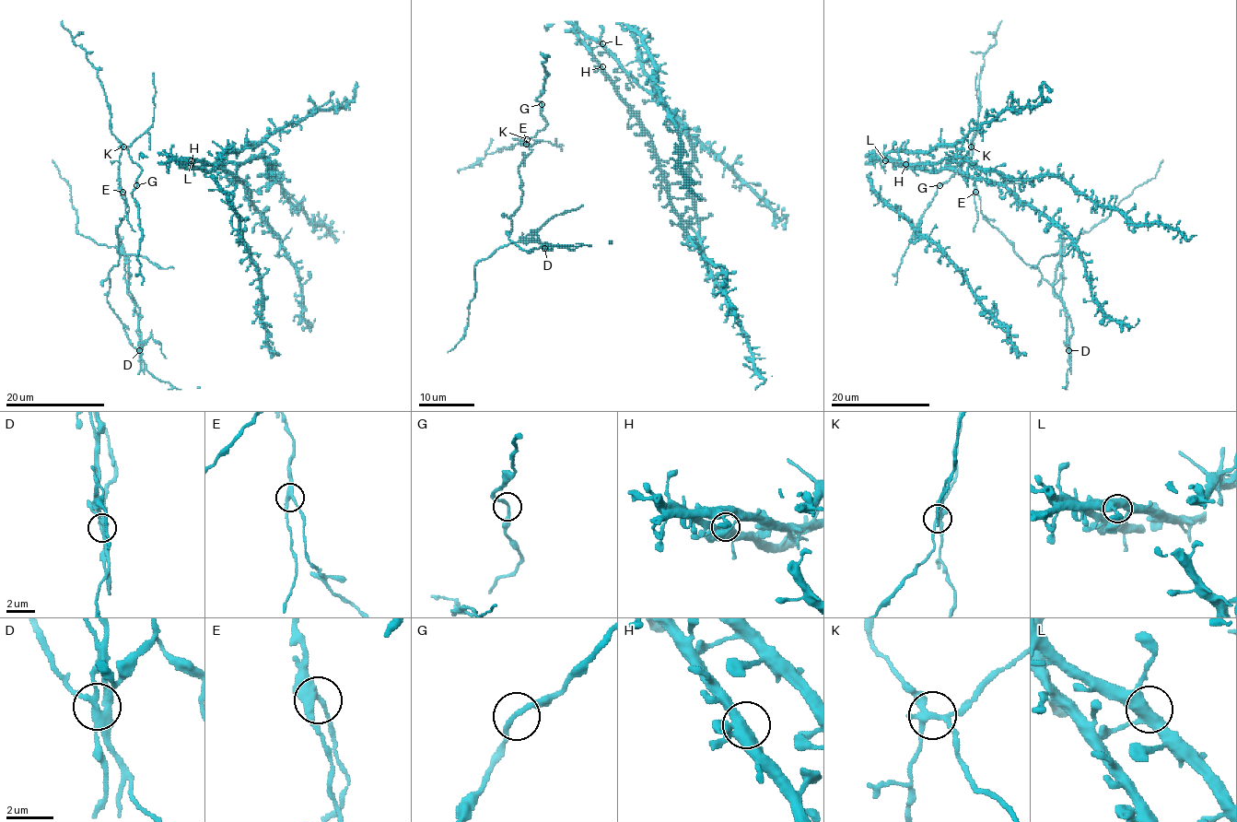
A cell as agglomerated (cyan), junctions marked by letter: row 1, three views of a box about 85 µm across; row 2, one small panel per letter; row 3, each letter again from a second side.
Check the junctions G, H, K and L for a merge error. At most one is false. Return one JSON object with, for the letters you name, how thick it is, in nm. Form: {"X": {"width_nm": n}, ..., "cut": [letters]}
{"K": {"width_nm": 260}, "cut": ["K"]}

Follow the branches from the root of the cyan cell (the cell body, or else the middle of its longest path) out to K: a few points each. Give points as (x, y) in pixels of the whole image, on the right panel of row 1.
K: (939, 184), (946, 183), (969, 157), (971, 147)

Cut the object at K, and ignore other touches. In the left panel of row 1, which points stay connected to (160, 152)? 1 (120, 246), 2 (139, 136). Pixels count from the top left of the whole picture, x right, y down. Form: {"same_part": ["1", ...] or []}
{"same_part": []}

